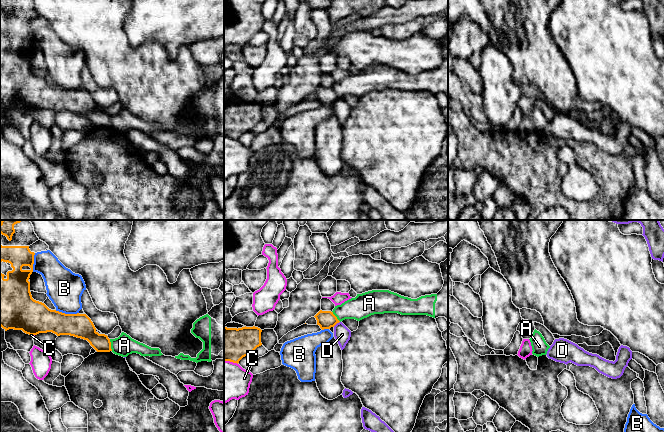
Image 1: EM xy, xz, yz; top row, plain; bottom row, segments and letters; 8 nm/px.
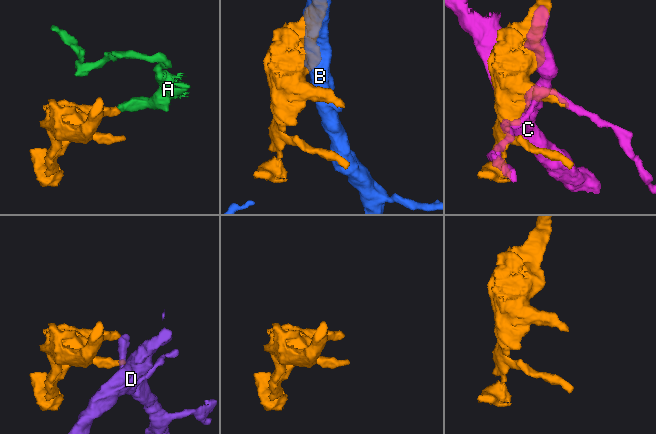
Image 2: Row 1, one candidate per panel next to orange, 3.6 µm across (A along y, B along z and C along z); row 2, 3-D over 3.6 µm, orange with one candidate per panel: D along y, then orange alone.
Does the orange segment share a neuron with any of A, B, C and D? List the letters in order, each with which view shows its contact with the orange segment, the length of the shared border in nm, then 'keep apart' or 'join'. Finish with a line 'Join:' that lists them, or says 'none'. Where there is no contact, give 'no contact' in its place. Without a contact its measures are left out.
A: meets orange in xy; contact 100 nm long; keep apart
B: meets orange in xy; contact 190 nm long; keep apart
C: meets orange in xz; contact 120 nm long; keep apart
D: meets orange in xz; contact 70 nm long; keep apart
Join: none

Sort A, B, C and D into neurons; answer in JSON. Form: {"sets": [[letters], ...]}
{"sets": [["A"], ["B"], ["C"], ["D"]]}

